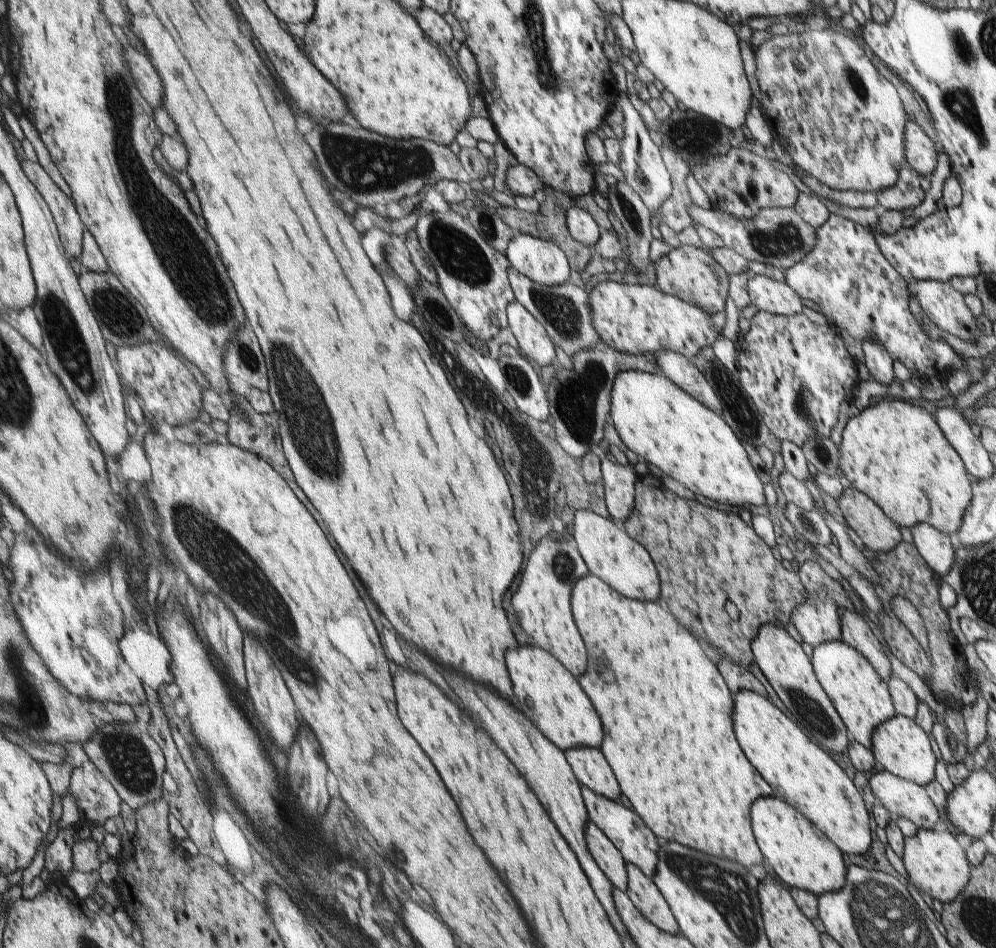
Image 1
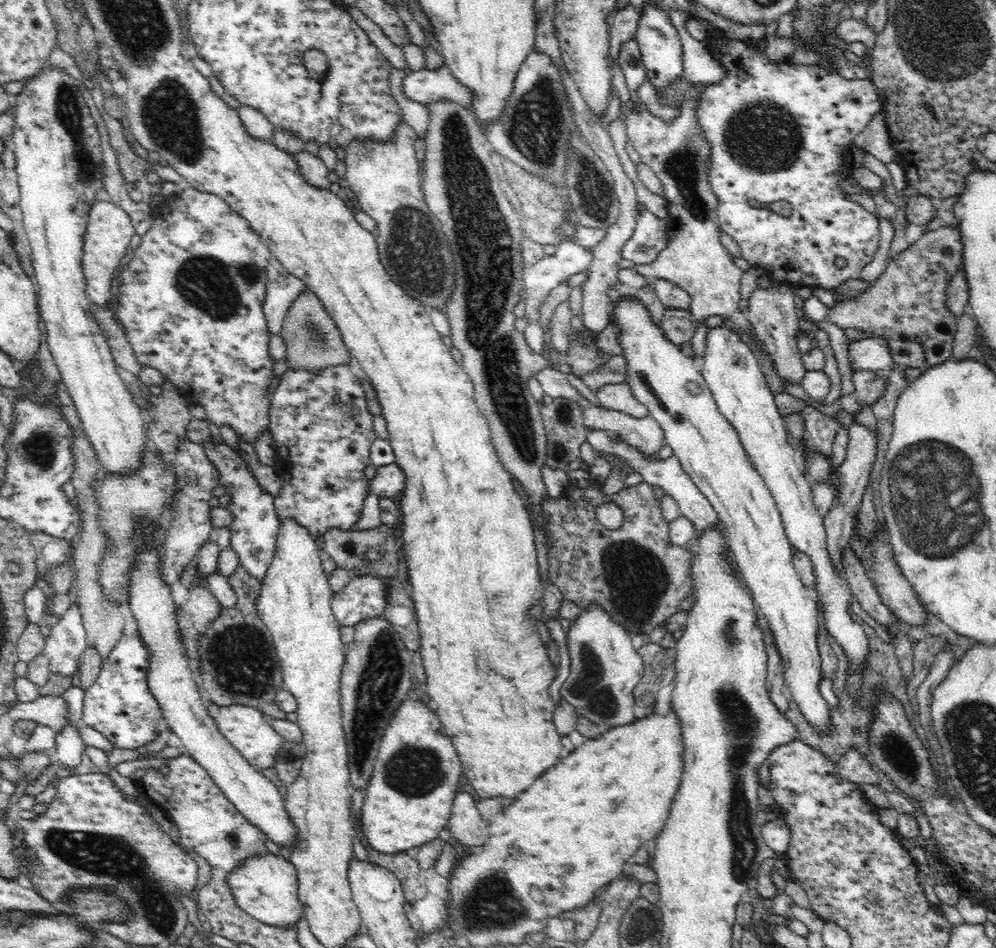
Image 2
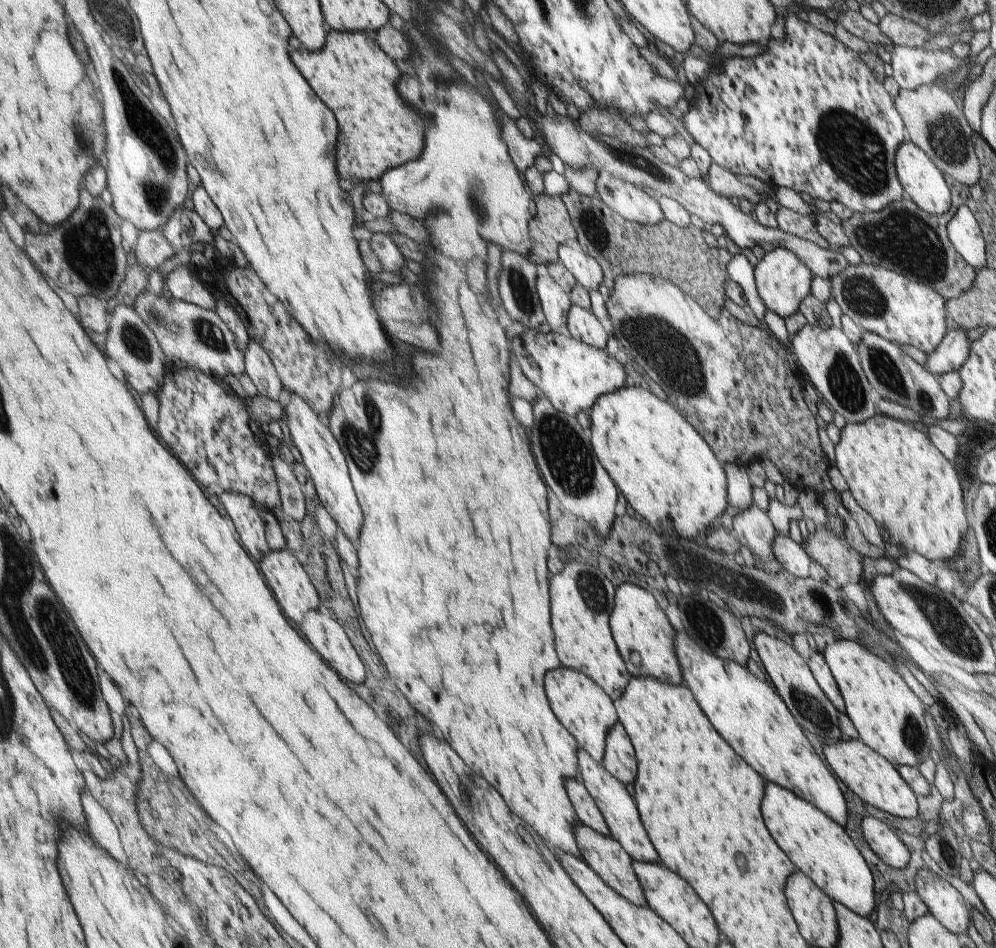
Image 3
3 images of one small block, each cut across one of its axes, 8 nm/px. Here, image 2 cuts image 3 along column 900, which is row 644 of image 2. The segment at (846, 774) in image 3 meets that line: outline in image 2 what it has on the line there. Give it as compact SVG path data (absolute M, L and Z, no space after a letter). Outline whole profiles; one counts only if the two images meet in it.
M625 293L611 306L611 322L618 329L618 342L626 359L625 382L660 424L666 444L719 514L734 560L746 579L746 588L772 629L792 698L818 732L830 732L830 707L819 692L823 676L816 643L820 604L798 575L793 547L770 489L747 455L740 435L716 406L696 359L666 338L637 295Z

